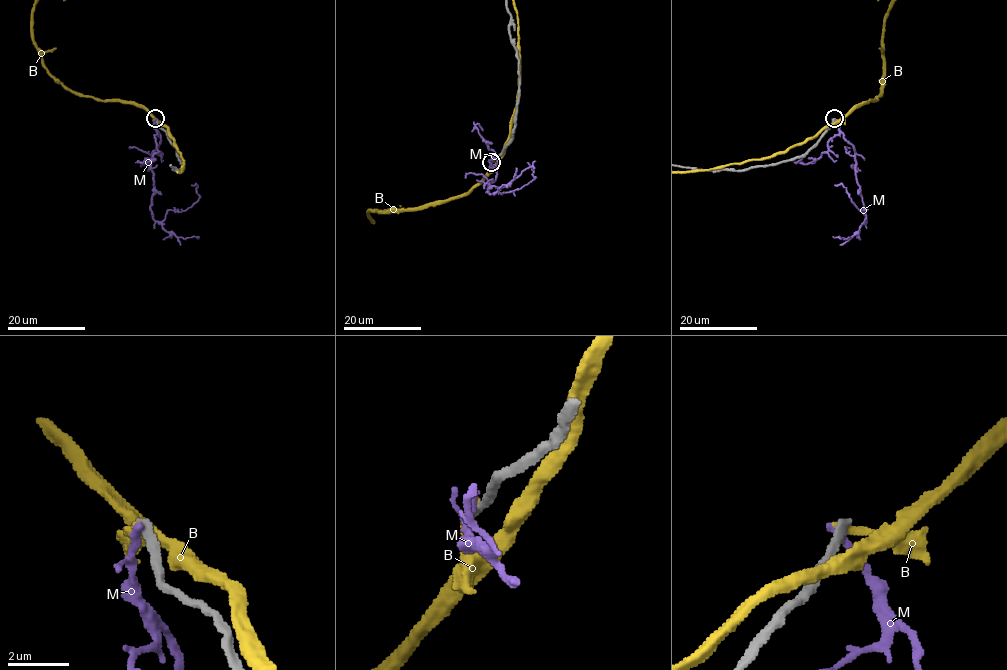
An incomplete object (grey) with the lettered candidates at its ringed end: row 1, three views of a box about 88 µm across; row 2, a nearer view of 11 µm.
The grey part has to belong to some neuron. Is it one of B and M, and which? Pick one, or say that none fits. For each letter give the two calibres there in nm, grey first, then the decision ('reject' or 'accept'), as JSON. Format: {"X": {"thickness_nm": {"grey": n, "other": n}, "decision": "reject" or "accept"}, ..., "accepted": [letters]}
{"B": {"thickness_nm": {"grey": 360, "other": 240}, "decision": "reject"}, "M": {"thickness_nm": {"grey": 360, "other": 280}, "decision": "reject"}, "accepted": []}

